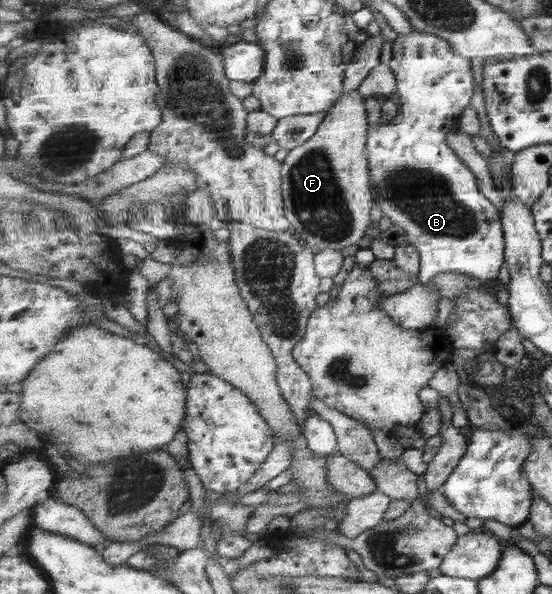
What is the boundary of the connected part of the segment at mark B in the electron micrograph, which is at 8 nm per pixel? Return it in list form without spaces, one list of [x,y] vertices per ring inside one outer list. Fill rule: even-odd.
[[[413,31],[405,35],[400,35],[393,42],[392,59],[388,63],[393,69],[395,77],[397,77],[397,95],[399,98],[399,112],[397,116],[391,120],[387,120],[384,116],[380,118],[380,124],[377,128],[369,129],[369,138],[367,138],[367,152],[369,158],[369,167],[371,169],[371,181],[375,185],[377,191],[377,205],[379,205],[385,217],[390,218],[390,223],[401,227],[406,232],[406,241],[413,243],[419,253],[421,253],[421,272],[419,282],[427,285],[433,279],[439,277],[440,273],[454,272],[455,274],[467,274],[475,276],[481,281],[487,281],[491,284],[498,283],[499,271],[506,262],[506,235],[503,229],[501,214],[497,211],[497,207],[489,202],[489,199],[479,191],[479,183],[475,173],[459,159],[459,155],[449,147],[447,143],[447,133],[451,133],[454,129],[459,129],[459,119],[463,115],[463,111],[469,107],[471,99],[475,97],[475,73],[473,73],[473,63],[471,59],[455,53],[451,44],[443,39],[442,36],[431,35],[430,32]]]

